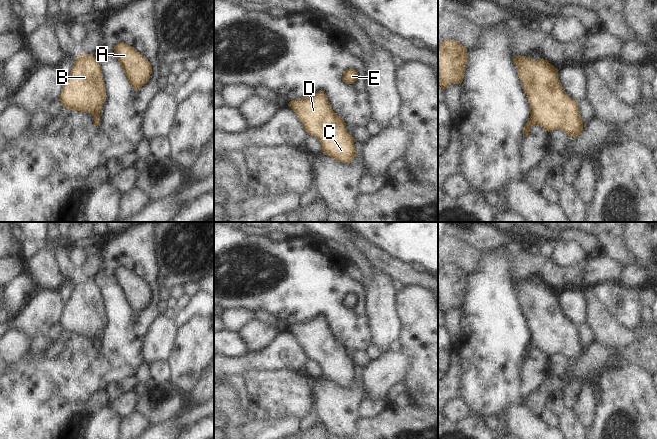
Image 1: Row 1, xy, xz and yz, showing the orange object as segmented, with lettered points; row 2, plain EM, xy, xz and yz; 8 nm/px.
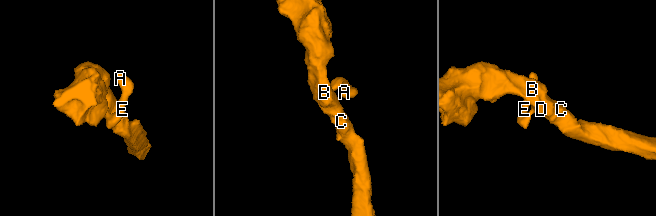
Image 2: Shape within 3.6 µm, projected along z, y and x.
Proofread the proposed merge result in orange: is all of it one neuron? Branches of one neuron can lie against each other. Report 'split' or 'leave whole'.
leave whole

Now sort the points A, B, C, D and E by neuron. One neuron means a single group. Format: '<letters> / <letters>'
A B C D E

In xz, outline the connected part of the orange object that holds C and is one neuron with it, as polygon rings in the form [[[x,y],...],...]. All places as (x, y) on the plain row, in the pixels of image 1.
[[[323,314],[302,323],[292,324],[288,330],[298,340],[306,356],[320,365],[323,378],[343,387],[352,386],[357,379],[354,369],[355,363],[352,358],[348,357],[344,344],[333,335]]]

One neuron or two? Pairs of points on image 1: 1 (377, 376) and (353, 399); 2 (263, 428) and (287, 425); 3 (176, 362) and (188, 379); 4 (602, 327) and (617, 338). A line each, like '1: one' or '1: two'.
1: two
2: one
3: one
4: one

